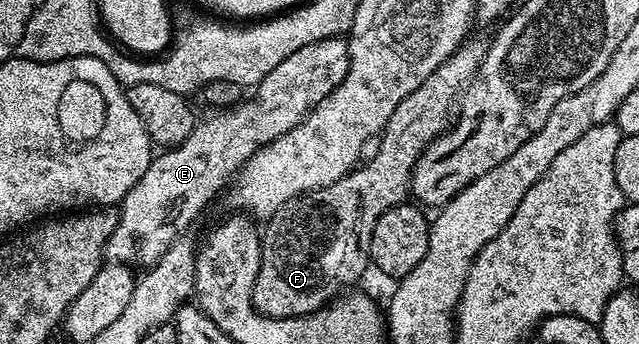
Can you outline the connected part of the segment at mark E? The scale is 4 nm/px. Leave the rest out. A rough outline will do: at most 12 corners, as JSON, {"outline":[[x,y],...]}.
{"outline":[[344,36],[198,120],[120,201],[110,262],[154,265],[255,151],[323,103]]}

